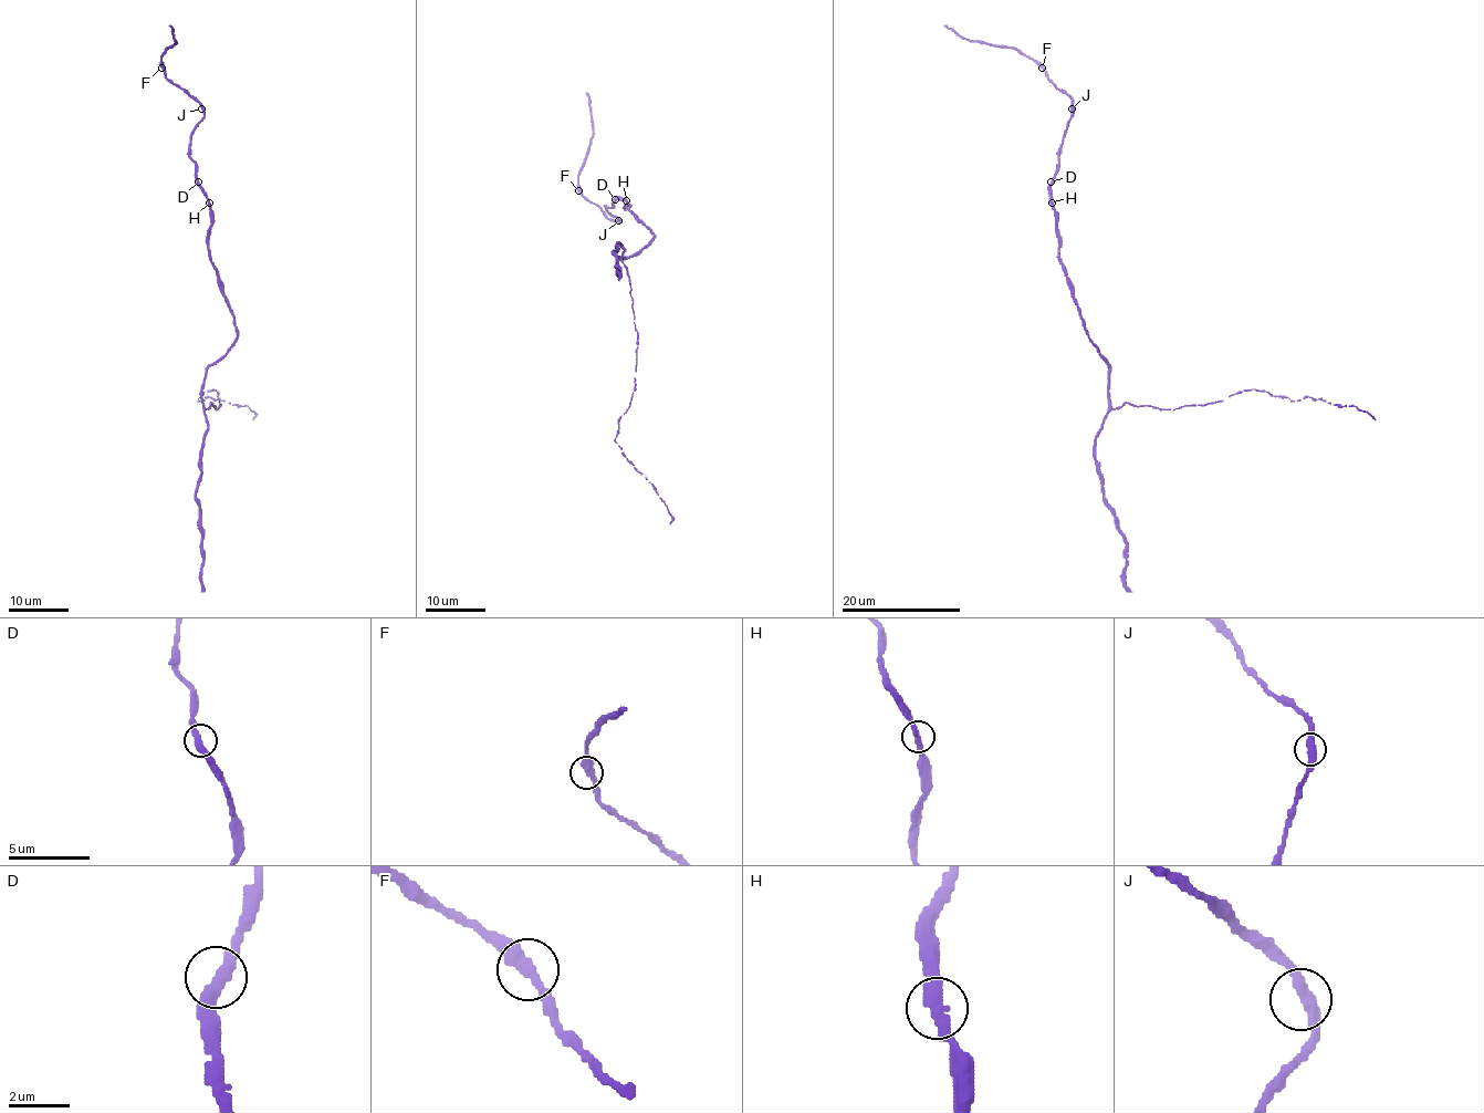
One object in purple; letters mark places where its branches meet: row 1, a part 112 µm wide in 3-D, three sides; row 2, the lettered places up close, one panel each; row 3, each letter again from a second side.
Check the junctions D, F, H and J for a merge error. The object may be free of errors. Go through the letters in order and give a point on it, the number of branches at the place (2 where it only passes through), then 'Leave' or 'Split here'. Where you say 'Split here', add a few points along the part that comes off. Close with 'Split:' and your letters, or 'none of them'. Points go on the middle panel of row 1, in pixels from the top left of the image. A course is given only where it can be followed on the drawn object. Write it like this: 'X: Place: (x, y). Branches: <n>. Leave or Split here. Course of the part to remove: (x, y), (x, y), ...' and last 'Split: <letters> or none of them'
D: Place: (615, 199). Branches: 2. Leave
F: Place: (578, 190). Branches: 2. Leave
H: Place: (626, 200). Branches: 2. Leave
J: Place: (618, 220). Branches: 2. Leave
Split: none of them

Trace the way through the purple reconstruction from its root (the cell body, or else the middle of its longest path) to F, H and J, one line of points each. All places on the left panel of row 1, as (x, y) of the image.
F: (234, 324), (209, 249), (210, 204), (189, 155), (191, 134), (205, 108), (173, 85), (162, 68)
H: (234, 324), (232, 310), (210, 256), (211, 210), (209, 203)
J: (234, 324), (209, 249), (210, 204), (189, 155), (191, 134), (205, 115), (201, 108)

